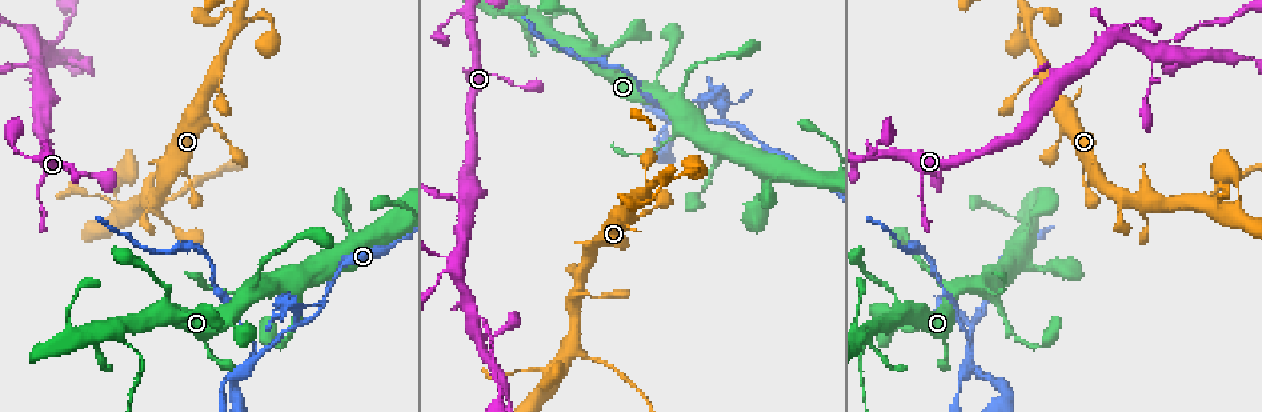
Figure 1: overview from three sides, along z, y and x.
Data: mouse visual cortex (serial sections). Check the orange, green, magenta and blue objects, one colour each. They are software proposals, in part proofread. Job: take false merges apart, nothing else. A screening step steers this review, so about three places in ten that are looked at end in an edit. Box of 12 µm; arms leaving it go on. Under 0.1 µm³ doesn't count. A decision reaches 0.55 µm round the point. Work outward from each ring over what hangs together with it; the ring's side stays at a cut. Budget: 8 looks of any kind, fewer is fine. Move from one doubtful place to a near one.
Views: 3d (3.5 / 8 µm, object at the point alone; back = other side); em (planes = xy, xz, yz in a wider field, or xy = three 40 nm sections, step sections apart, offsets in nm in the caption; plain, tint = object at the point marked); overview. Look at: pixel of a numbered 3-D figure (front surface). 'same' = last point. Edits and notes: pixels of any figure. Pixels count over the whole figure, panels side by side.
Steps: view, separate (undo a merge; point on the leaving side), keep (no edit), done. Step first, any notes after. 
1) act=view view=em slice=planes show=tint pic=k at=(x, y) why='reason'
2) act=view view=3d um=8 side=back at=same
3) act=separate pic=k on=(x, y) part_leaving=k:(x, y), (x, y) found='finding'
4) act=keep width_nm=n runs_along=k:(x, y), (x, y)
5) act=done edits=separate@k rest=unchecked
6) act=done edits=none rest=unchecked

act=view view=3d um=3.5 pic=1 at=(888, 290) why='calibre changes'

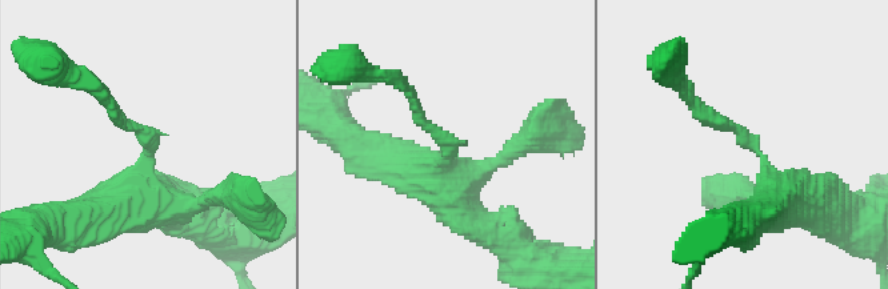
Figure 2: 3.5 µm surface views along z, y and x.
act=view view=em slice=xy step=1 show=tint pic=2 at=(754, 142) arm_widths_nm=150,600 why='shape alone is not enough'

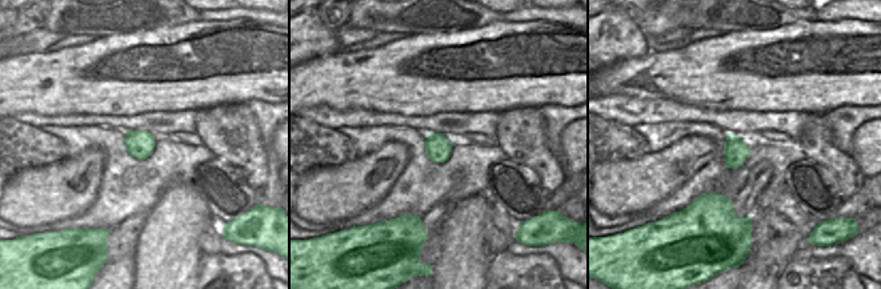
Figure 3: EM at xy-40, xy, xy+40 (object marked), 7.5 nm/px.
act=keep runs_along=2:(796, 200), (779, 200), (742, 131), (690, 97) found='all the same cell'

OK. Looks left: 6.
act=view view=3d um=3.5 pic=1 at=(662, 179) why='sharp bend'

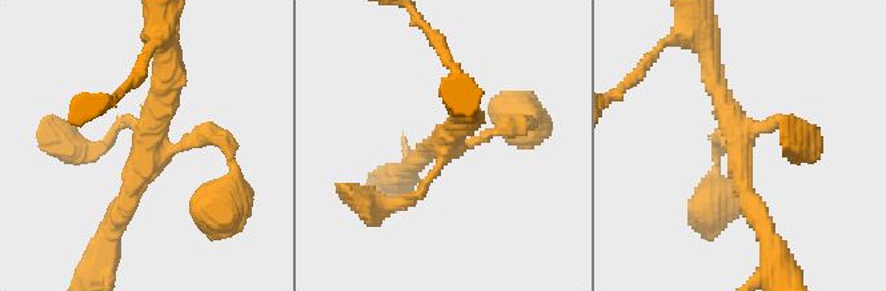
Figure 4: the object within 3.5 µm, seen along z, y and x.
act=view view=em slice=planes show=tint pic=4 at=(446, 144)

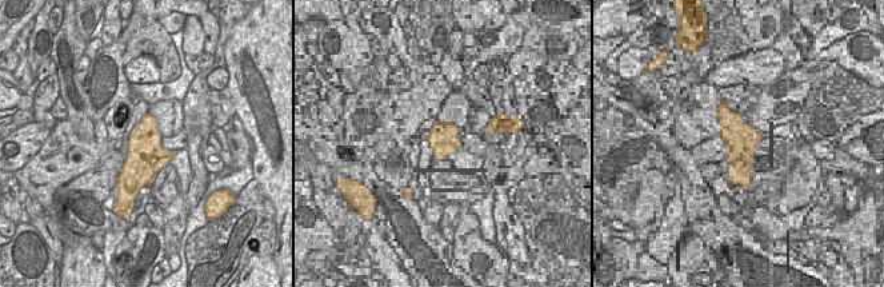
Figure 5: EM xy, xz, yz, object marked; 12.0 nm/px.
act=keep width_nm=460 runs_along=4:(112, 231), (148, 156), (201, 136), (227, 144) found='continuous, no second cell'

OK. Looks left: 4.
act=view view=3d um=3.5 side=back pic=1 at=(1201, 205) why='small branch off a trunk'

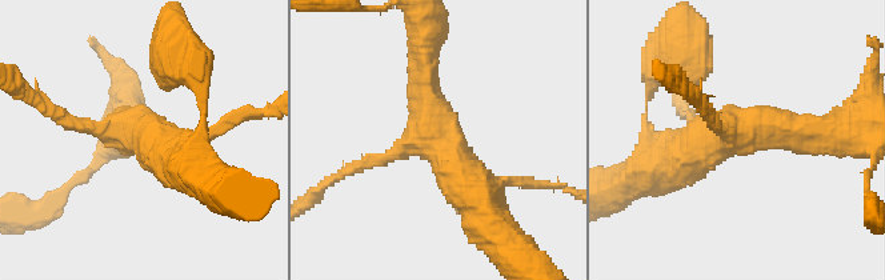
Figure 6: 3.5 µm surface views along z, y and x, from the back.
act=view view=em slice=xy step=1 show=tint pic=6 at=(744, 132) arms=3 arm_widths_nm=200,350,500 why='need the tissue'

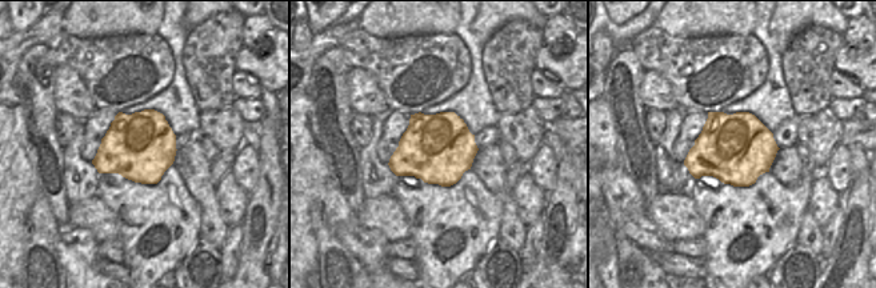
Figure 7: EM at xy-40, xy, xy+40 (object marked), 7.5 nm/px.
act=keep runs_along=6:(423, 48), (427, 134), (480, 199) found='all the same cell'

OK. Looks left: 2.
act=view view=3d um=3.5 pic=1 at=(261, 355) why='abrupt turn'

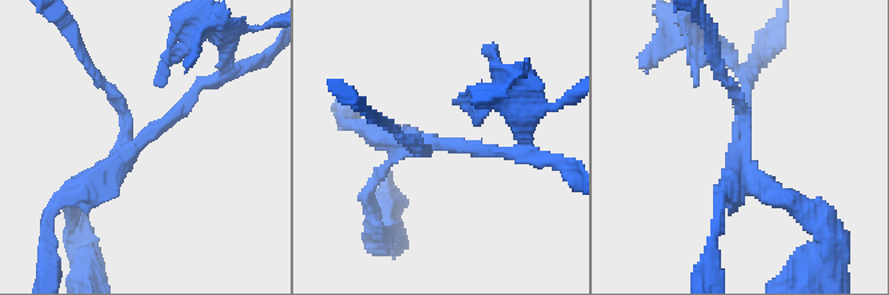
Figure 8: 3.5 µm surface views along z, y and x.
act=view view=em slice=xy step=1 show=tint pic=8 at=(734, 144) arms=3 arm_widths_nm=150,150,200 why='need the tissue'

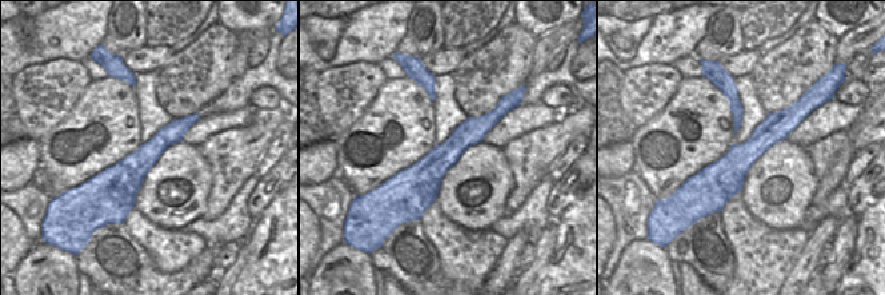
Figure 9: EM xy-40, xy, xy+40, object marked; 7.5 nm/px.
act=separate pic=8 on=(369, 194) found='two cells meet here'

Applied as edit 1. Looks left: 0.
act=done edits=separate@8 rest=unchecked

